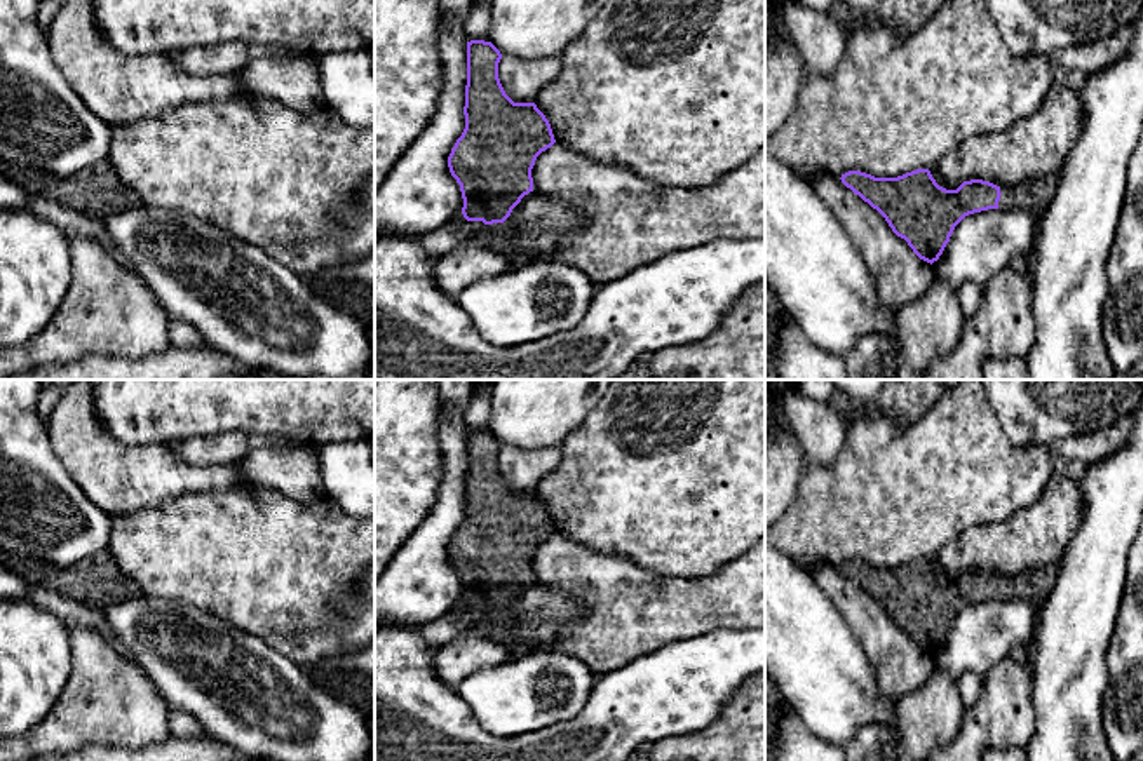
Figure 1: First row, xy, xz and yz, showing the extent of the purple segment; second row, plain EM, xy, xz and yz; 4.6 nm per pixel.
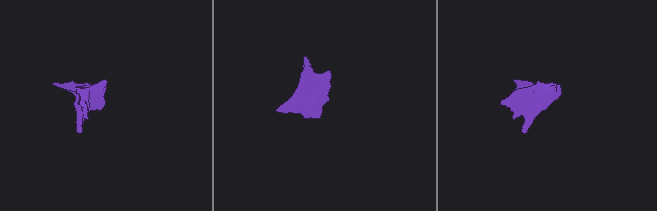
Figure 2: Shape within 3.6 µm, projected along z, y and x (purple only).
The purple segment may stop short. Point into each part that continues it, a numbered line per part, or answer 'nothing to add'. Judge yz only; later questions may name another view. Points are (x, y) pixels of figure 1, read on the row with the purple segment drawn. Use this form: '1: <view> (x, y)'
1: yz (1032, 195)

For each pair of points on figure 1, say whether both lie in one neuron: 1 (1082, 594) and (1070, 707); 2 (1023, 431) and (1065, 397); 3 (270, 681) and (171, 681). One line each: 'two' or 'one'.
1: one
2: one
3: one

